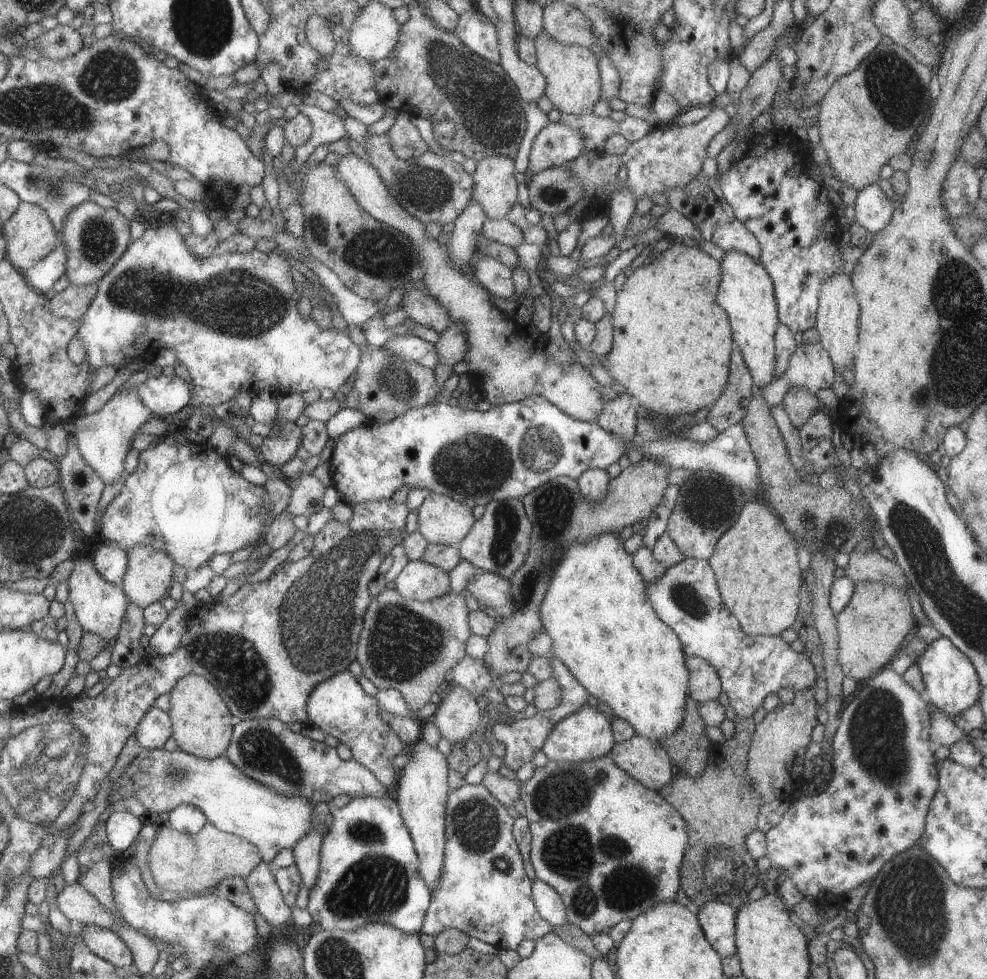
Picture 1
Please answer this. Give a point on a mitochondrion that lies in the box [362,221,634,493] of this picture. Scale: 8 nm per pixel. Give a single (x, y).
(392, 381)

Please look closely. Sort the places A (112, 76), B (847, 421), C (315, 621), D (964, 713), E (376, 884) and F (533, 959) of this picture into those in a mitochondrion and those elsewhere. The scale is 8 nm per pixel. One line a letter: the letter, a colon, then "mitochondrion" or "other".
A: mitochondrion
B: other
C: mitochondrion
D: other
E: mitochondrion
F: other

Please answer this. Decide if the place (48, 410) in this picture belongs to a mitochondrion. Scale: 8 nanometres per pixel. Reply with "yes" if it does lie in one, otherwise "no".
no

